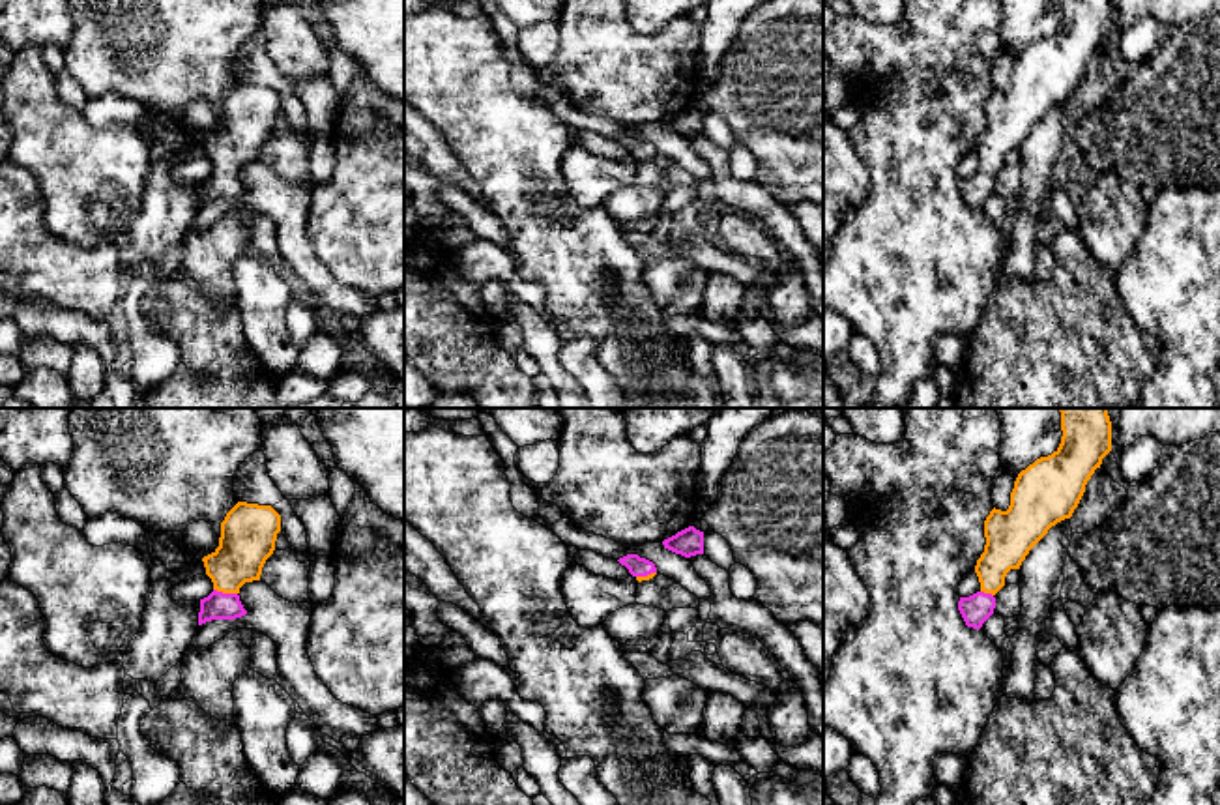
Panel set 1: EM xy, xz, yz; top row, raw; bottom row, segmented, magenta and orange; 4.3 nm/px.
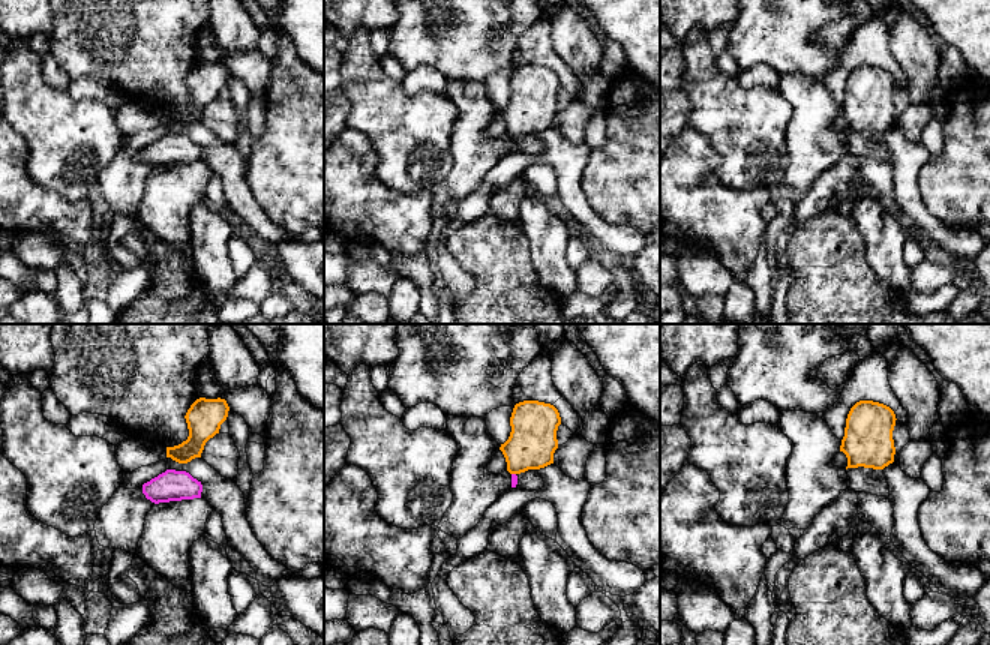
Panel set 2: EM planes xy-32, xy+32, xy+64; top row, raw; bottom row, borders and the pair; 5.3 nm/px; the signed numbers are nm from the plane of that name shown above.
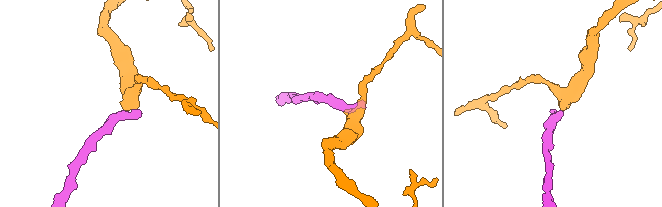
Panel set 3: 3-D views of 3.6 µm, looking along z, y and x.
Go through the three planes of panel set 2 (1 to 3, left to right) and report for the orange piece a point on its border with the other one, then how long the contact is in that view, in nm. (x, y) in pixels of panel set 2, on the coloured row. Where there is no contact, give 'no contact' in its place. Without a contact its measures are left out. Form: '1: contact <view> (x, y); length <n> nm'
1: no contact
2: contact xy+32 (513, 474); length 30 nm
3: no contact

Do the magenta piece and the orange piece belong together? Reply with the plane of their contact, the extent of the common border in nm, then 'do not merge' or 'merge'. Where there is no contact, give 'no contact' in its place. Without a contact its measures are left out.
contact in xy; length 110 nm; merge

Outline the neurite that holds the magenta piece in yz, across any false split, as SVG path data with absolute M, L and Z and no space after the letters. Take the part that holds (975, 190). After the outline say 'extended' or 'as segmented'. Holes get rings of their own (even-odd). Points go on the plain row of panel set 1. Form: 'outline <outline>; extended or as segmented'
outline M1061 0L1061 11L1059 28L1018 54L1009 90L994 88L984 101L986 125L975 146L980 170L958 182L967 208L980 210L994 195L994 176L1007 154L1020 150L1052 107L1072 97L1087 62L1111 32L1110 0Z; extended

